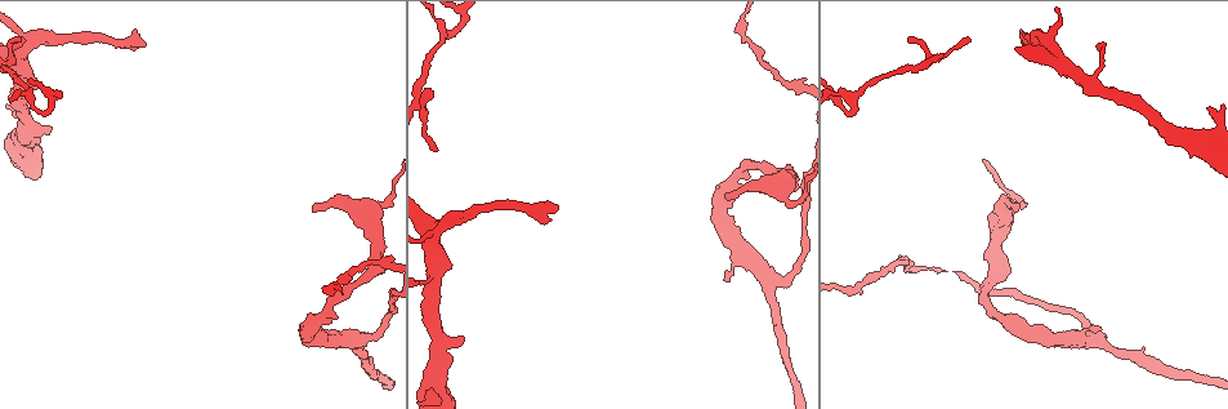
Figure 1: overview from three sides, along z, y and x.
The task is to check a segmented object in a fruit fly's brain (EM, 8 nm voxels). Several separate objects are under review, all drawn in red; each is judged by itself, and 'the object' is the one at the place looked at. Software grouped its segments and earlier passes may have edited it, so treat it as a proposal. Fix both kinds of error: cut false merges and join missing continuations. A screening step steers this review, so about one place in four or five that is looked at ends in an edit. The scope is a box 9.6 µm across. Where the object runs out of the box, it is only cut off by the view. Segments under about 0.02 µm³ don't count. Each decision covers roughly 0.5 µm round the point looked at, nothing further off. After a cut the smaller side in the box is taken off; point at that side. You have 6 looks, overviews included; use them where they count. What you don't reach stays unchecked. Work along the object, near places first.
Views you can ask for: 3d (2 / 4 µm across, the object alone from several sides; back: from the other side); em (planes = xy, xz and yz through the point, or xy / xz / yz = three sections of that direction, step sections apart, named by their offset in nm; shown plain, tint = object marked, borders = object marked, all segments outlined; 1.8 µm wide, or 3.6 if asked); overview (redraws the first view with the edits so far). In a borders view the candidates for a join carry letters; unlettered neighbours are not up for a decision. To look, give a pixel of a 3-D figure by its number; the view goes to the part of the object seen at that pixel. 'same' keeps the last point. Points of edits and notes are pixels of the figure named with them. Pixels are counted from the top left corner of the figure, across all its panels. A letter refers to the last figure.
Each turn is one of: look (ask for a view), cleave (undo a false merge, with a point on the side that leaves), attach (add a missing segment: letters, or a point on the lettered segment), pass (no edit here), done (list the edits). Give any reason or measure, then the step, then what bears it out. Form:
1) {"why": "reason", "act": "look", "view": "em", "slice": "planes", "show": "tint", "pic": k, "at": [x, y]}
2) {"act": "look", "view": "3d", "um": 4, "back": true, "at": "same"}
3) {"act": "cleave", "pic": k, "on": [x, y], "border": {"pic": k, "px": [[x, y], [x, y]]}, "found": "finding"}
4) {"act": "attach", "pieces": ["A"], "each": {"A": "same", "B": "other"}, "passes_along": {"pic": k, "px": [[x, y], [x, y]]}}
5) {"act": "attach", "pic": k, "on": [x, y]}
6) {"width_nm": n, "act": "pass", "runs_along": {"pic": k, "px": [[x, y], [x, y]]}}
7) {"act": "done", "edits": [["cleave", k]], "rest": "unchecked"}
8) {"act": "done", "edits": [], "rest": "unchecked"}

{"why": "branch stops here", "act": "look", "view": "em", "slice": "planes", "show": "borders", "pic": 1, "at": [144, 45]}

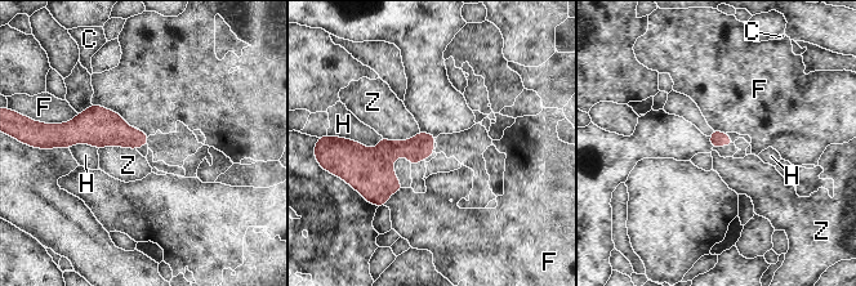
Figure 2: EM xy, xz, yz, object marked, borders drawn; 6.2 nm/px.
{"act": "pass", "each": {"C": "other", "F": "other", "H": "other", "Z": "other"}, "border": {"pic": 2, "px": [[419, 130], [395, 142], [380, 135]]}, "found": "no lettered segment goes on from it"}

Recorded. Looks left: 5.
{"why": "free end", "act": "look", "view": "3d", "um": 2, "pic": 1, "at": [17, 42]}

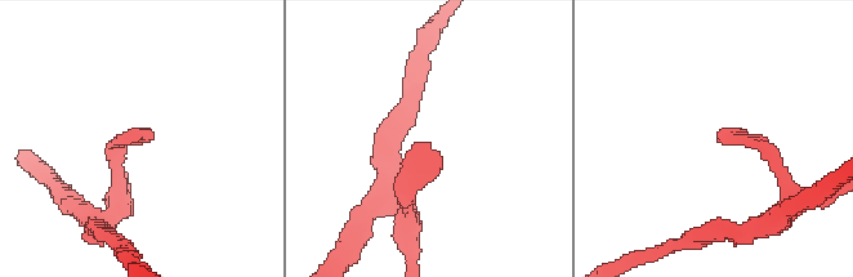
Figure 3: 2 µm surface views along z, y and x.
{"act": "look", "view": "em", "slice": "xy", "step": 16, "show": "tint", "pic": 3, "at": [138, 136]}

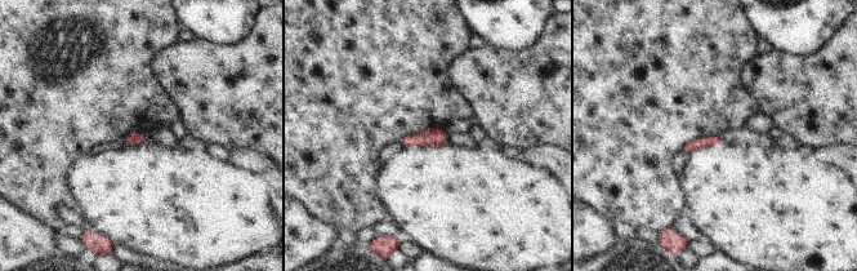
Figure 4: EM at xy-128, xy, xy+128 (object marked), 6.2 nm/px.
{"act": "look", "view": "em", "slice": "yz", "step": 4, "show": "borders", "at": "same"}

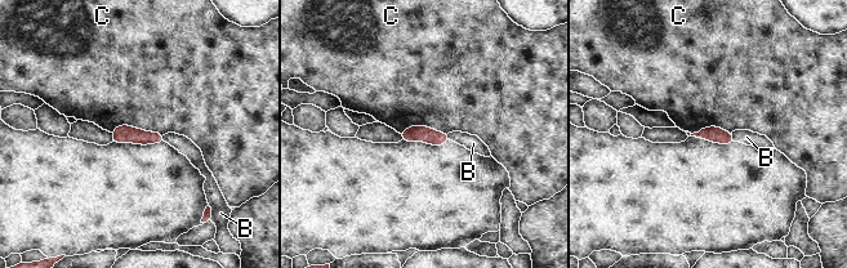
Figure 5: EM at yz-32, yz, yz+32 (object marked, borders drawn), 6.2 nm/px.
{"width_nm": 100, "act": "pass", "each": {"B": "other", "C": "other"}, "border": {"pic": 5, "px": [[111, 132], [130, 125], [164, 134]]}, "found": "none of them fits"}

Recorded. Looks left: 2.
{"why": "calibre changes", "act": "look", "view": "3d", "um": 4, "pic": 1, "at": [432, 381]}

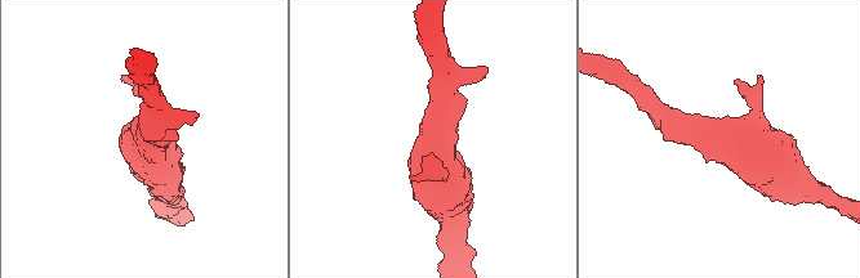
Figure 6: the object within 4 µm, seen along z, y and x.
{"why": "shape alone is not enough", "act": "look", "view": "em", "um": 3.6, "slice": "planes", "show": "borders", "pic": 6, "at": [435, 145]}

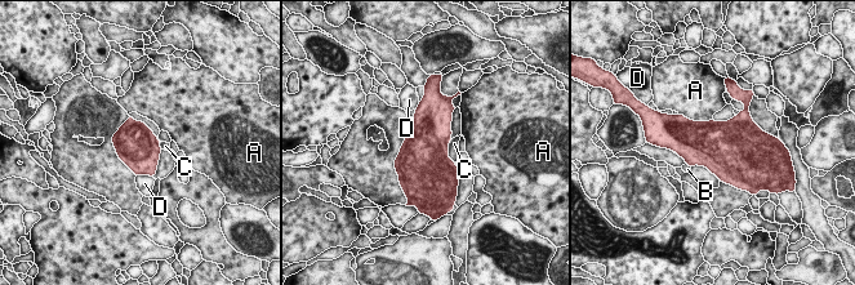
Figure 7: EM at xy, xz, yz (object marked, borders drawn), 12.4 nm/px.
{"act": "attach", "pieces": ["B"], "each": {"A": "other", "B": "same", "C": "other", "D": "other"}, "passes_along": {"pic": 7, "px": [[695, 146], [687, 164], [687, 169]]}, "found": "the neuron continues"}

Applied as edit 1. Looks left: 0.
{"act": "done", "edits": [["attach", 7]], "rest": "unchecked"}

